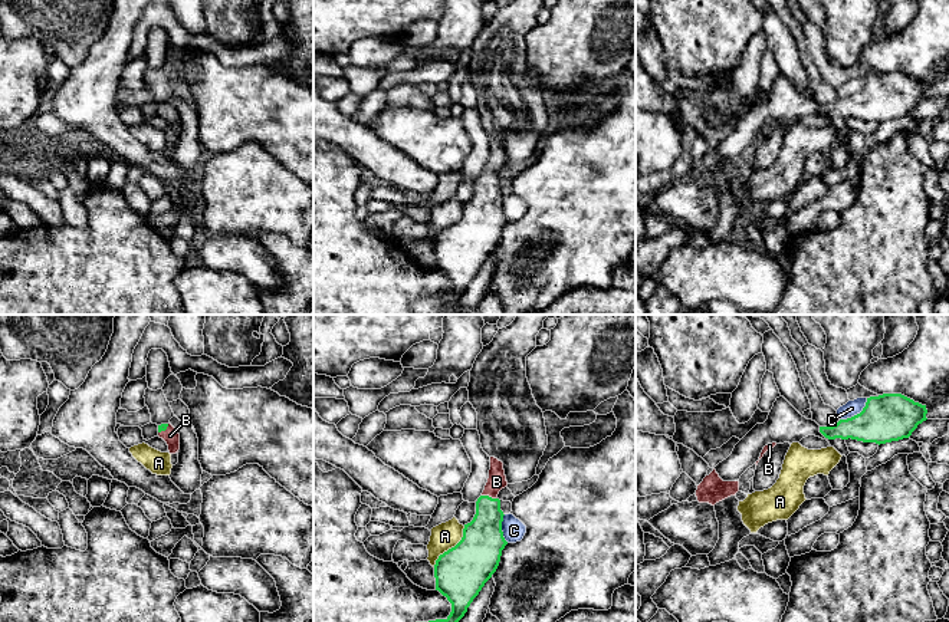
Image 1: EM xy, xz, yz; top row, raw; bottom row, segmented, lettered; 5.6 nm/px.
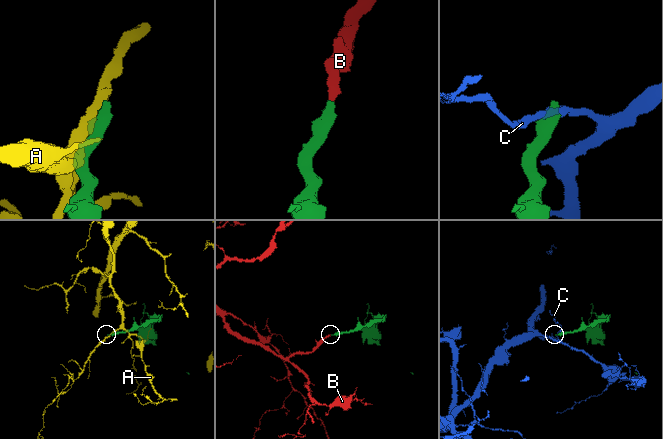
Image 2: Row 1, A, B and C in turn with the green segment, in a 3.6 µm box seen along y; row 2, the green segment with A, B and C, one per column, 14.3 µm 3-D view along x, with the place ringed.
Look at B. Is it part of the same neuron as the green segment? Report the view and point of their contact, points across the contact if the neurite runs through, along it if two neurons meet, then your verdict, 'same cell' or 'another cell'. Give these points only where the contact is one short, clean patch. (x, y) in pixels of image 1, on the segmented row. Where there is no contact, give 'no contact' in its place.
xz (488, 496) | across xz (483, 540), (488, 522), (488, 496), (496, 481) | same cell

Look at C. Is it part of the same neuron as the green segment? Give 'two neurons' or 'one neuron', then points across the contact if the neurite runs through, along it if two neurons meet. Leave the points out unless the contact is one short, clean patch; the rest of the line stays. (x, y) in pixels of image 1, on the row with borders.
two neurons | along yz (867, 398), (859, 412), (840, 420)

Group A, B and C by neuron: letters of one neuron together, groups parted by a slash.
A / B / C

